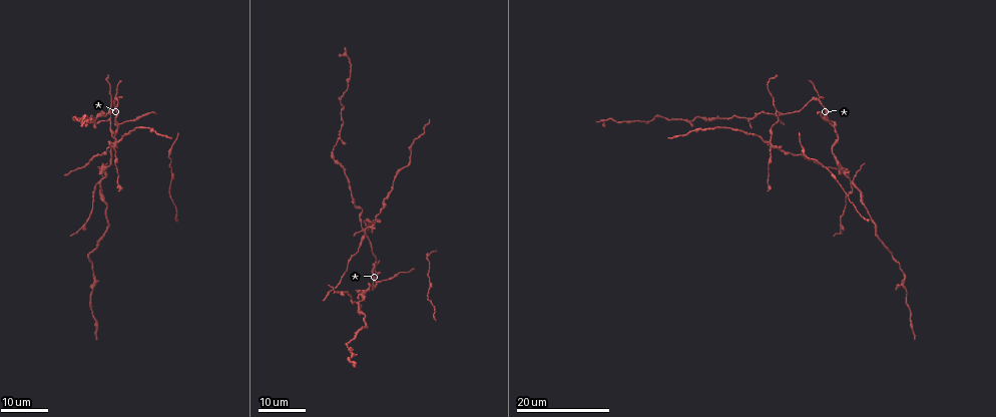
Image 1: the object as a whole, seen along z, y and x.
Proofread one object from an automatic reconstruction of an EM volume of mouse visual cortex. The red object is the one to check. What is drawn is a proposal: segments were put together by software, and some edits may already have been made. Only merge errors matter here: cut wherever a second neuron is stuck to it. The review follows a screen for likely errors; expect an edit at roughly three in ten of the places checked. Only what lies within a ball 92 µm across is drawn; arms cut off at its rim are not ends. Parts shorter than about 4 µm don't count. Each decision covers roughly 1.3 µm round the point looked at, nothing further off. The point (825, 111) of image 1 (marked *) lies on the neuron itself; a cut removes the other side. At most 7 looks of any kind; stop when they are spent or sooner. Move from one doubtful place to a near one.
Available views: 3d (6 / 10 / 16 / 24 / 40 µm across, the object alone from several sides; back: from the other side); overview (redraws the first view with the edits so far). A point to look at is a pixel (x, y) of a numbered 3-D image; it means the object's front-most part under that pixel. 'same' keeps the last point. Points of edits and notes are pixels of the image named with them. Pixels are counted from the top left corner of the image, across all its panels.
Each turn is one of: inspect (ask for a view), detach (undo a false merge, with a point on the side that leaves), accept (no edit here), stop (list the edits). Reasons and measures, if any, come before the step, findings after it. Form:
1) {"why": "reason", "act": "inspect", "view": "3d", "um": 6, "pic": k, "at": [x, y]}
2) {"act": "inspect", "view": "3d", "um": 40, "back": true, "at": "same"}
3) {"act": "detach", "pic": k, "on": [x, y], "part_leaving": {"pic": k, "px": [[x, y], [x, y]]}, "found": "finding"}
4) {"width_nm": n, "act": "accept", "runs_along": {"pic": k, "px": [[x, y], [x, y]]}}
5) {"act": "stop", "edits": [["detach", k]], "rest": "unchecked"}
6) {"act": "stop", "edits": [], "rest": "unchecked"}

{"why": "three arms meet", "act": "inspect", "view": "3d", "um": 16, "pic": 1, "at": [119, 124]}

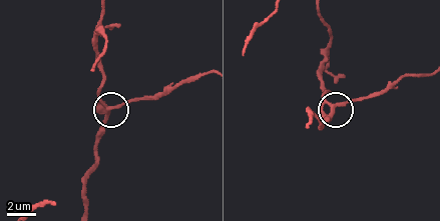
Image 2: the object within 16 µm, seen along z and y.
{"act": "inspect", "view": "3d", "um": 6, "pic": 2, "at": [337, 106]}

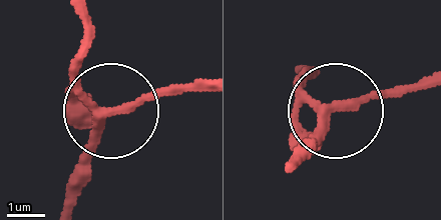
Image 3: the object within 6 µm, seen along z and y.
{"side_arm_um": 46, "act": "accept", "runs_along": {"pic": 3, "px": [[81, 20], [87, 48], [78, 77], [106, 112], [202, 87]]}, "found": "one neuron here"}

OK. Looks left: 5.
{"why": "four-way junction", "act": "inspect", "view": "3d", "um": 24, "pic": 1, "at": [852, 185]}

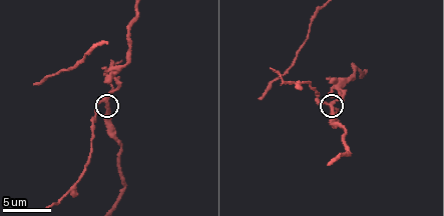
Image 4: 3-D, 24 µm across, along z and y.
{"why": "closer look", "act": "inspect", "view": "3d", "um": 10, "pic": 4, "at": [103, 99]}

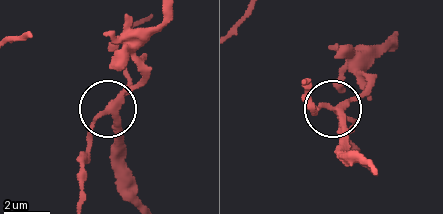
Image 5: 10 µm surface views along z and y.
{"arms": 4, "act": "detach", "pic": 5, "on": [354, 120], "part_leaving": {"pic": 5, "px": [[113, 113], [103, 110], [88, 144], [79, 201]]}, "found": "two neurons meet here"}

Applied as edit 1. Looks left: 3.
{"why": "three-way junction", "act": "inspect", "view": "3d", "um": 24, "pic": 1, "at": [683, 119]}

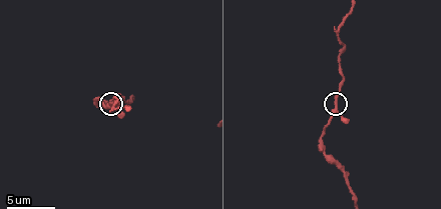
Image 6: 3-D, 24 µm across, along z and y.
{"why": "closer look", "act": "inspect", "view": "3d", "um": 6, "pic": 6, "at": [336, 104]}

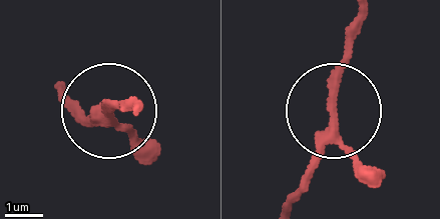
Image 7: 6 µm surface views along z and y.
{"act": "accept", "runs_along": {"pic": 7, "px": [[291, 197], [313, 159], [354, 16]]}, "found": "all the same neuron"}

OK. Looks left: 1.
{"act": "stop", "edits": [["detach", 5]], "rest": "unchecked"}

